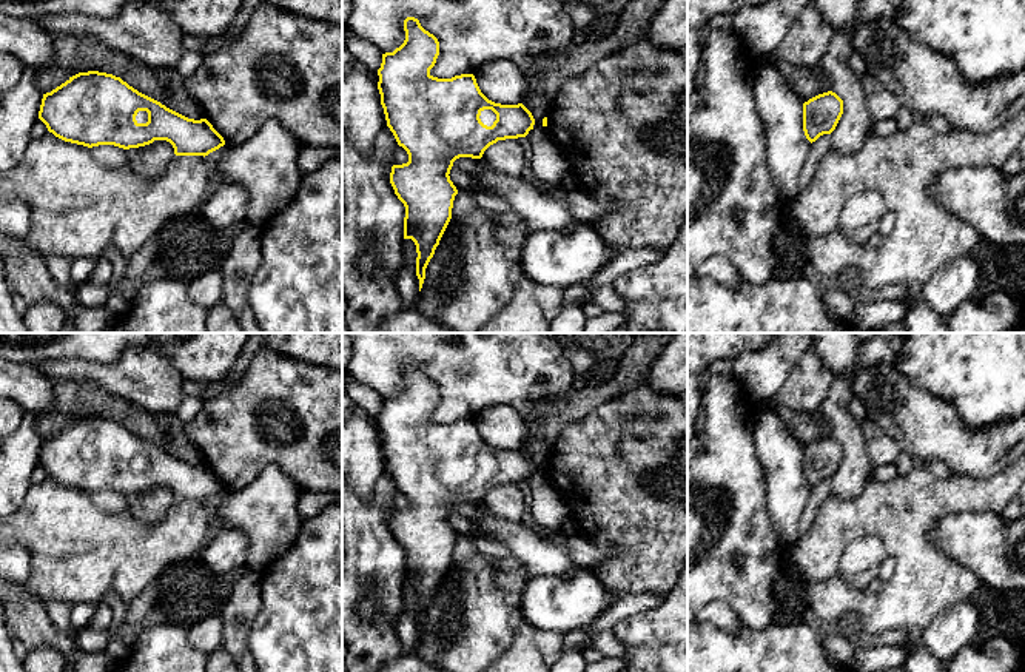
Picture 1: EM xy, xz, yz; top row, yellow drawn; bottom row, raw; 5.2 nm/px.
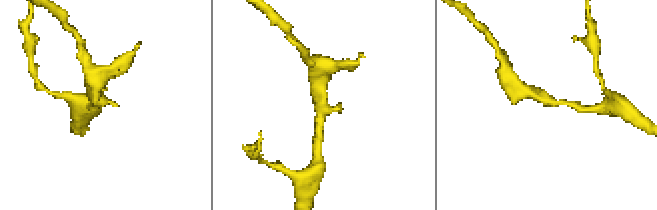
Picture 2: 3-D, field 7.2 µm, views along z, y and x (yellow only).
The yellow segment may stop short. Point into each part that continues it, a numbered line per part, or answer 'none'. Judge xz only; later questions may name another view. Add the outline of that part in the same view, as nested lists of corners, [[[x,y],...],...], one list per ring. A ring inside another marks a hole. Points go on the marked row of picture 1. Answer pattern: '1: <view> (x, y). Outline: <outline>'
1: xz (487, 116). Outline: [[[484,109],[481,111],[479,119],[484,125],[492,126],[493,122],[496,120],[496,114],[492,109]]]

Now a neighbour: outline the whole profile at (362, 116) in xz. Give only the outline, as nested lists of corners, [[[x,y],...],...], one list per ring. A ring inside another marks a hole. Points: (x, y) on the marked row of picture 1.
[[[351,69],[342,77],[342,136],[371,157],[375,139],[384,126],[387,120],[376,82],[367,72]]]

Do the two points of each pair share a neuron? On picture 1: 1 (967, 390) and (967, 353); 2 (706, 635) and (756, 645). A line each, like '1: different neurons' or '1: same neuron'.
1: same neuron
2: same neuron

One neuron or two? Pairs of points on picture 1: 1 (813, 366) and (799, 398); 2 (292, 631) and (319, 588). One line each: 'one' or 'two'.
1: one
2: one

